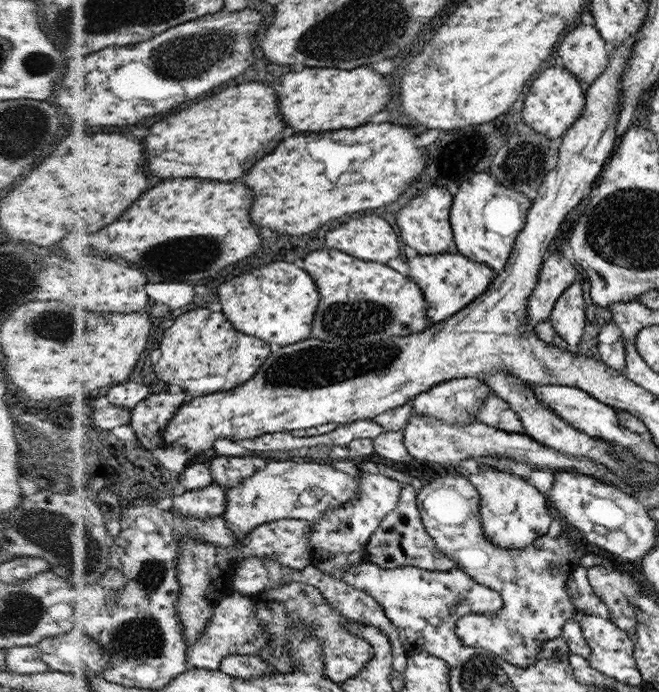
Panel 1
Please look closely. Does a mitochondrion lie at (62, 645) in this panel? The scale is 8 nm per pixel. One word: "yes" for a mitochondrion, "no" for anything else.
no

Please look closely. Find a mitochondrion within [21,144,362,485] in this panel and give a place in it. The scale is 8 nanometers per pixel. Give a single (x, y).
(58, 328)

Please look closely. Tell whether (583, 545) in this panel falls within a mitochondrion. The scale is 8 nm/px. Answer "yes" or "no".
no

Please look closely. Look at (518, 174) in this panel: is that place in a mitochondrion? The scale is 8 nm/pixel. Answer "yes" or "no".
yes

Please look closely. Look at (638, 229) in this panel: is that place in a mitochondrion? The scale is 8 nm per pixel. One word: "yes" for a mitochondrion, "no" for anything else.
yes

